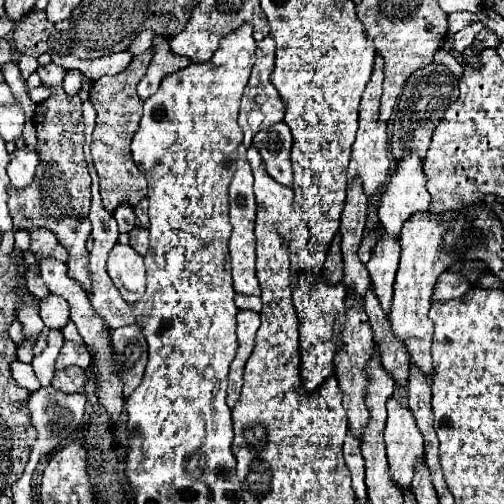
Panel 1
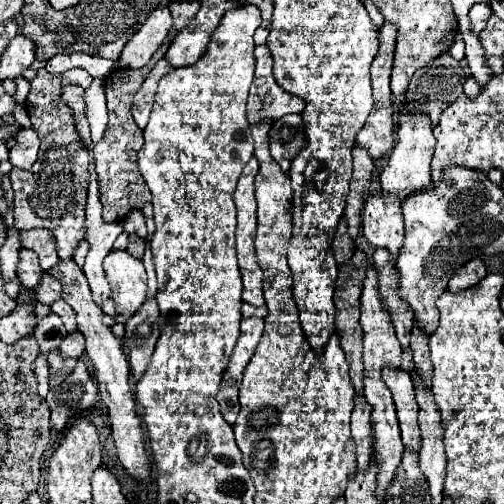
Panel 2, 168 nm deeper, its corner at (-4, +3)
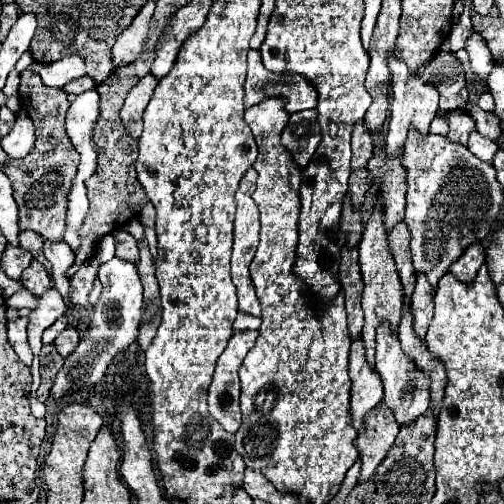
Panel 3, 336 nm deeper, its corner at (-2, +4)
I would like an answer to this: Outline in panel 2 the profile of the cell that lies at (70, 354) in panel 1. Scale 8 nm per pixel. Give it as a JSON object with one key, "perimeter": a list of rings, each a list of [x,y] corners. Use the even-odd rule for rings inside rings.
{"perimeter":[[[79,330],[67,334],[63,338],[61,346],[59,346],[59,352],[65,358],[81,358],[83,352],[85,352],[85,338],[83,338],[83,334]]]}

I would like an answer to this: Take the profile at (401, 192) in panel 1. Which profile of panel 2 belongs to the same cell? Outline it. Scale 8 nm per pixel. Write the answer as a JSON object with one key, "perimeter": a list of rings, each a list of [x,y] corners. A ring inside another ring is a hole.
{"perimeter":[[[407,106],[399,108],[399,130],[397,130],[397,144],[387,160],[387,166],[381,172],[381,186],[385,192],[397,194],[401,200],[405,200],[411,192],[423,190],[431,182],[431,158],[435,148],[435,138],[431,132],[431,120],[425,118],[423,112],[411,114]]]}

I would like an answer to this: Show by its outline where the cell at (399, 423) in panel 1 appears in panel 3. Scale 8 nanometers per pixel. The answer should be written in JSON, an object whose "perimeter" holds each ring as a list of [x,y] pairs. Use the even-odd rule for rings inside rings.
{"perimeter":[[[381,325],[377,329],[377,355],[375,355],[375,359],[377,359],[375,369],[381,375],[383,391],[385,391],[383,403],[393,411],[395,421],[401,427],[415,423],[427,411],[427,377],[423,377],[423,373],[419,373],[419,369],[415,369],[415,365],[411,365],[411,361],[407,361],[407,357],[403,357],[399,339],[389,329],[389,325]]]}

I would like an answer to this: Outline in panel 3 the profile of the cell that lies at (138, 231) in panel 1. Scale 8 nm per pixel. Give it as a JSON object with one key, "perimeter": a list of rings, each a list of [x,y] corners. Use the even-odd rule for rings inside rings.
{"perimeter":[[[119,229],[113,233],[115,241],[117,241],[117,257],[125,259],[125,261],[139,261],[139,249],[137,249],[137,241],[133,235],[129,235],[125,229]]]}

